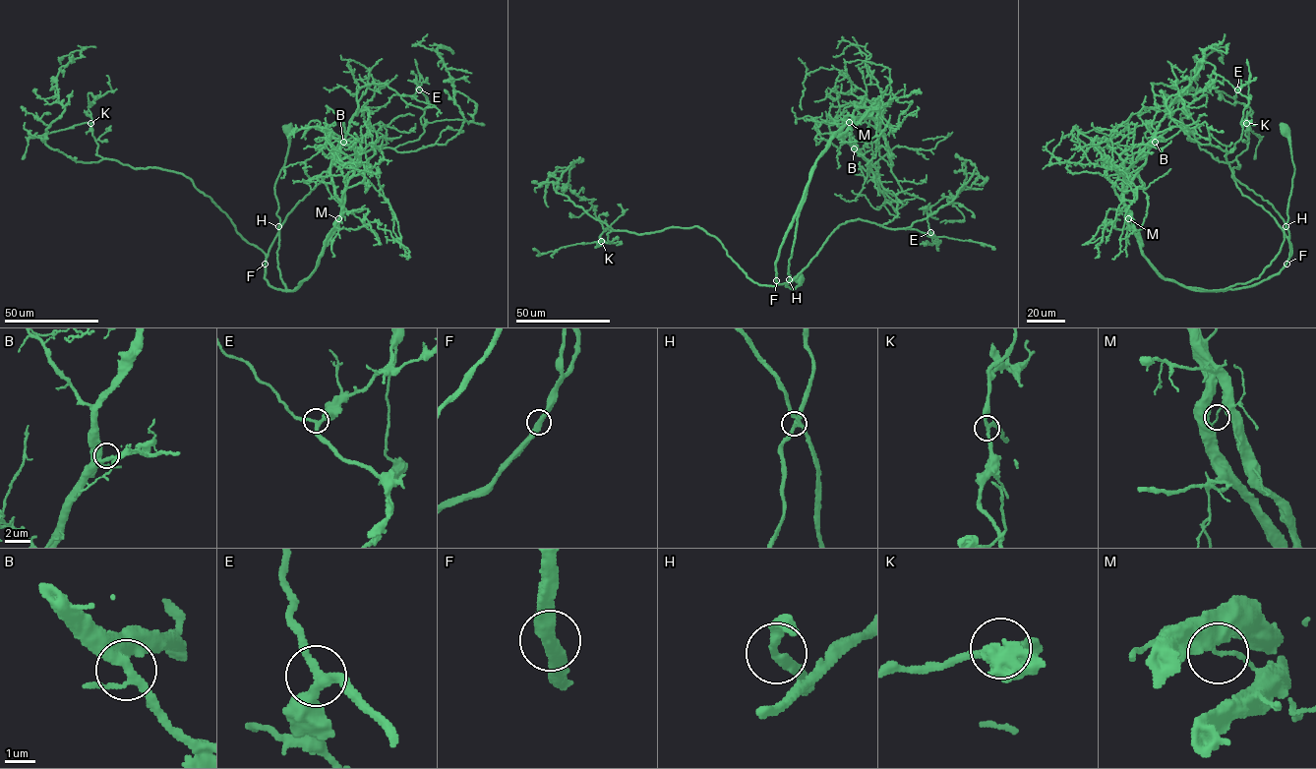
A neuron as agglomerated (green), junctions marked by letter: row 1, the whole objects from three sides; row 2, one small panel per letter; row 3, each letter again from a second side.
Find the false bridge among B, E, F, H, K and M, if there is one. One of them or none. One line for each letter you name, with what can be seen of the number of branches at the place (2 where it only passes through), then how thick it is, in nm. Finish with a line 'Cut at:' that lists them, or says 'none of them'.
M: branches 2; calibre 130 nm
Cut at: M

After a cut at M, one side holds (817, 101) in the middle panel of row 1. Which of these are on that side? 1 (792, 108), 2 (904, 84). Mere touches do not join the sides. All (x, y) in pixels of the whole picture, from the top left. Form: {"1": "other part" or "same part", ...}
{"1": "other part", "2": "other part"}

